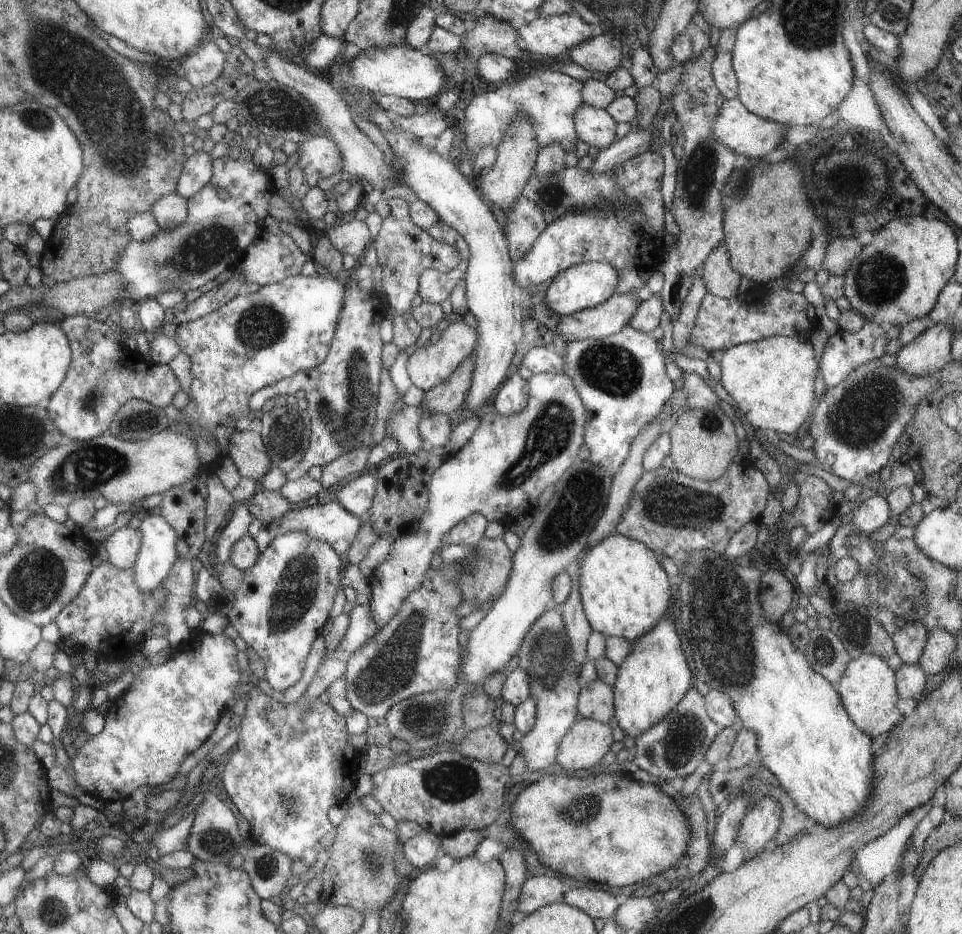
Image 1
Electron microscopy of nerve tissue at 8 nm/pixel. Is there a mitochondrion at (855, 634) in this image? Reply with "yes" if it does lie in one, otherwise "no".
yes

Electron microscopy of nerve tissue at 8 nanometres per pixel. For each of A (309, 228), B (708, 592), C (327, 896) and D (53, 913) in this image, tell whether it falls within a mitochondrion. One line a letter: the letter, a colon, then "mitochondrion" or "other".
A: other
B: mitochondrion
C: other
D: mitochondrion

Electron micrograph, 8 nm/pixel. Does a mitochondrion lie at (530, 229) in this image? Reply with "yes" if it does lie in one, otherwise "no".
no

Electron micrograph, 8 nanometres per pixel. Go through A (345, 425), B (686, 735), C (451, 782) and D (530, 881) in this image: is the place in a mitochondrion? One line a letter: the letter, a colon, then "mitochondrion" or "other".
A: mitochondrion
B: mitochondrion
C: mitochondrion
D: other

